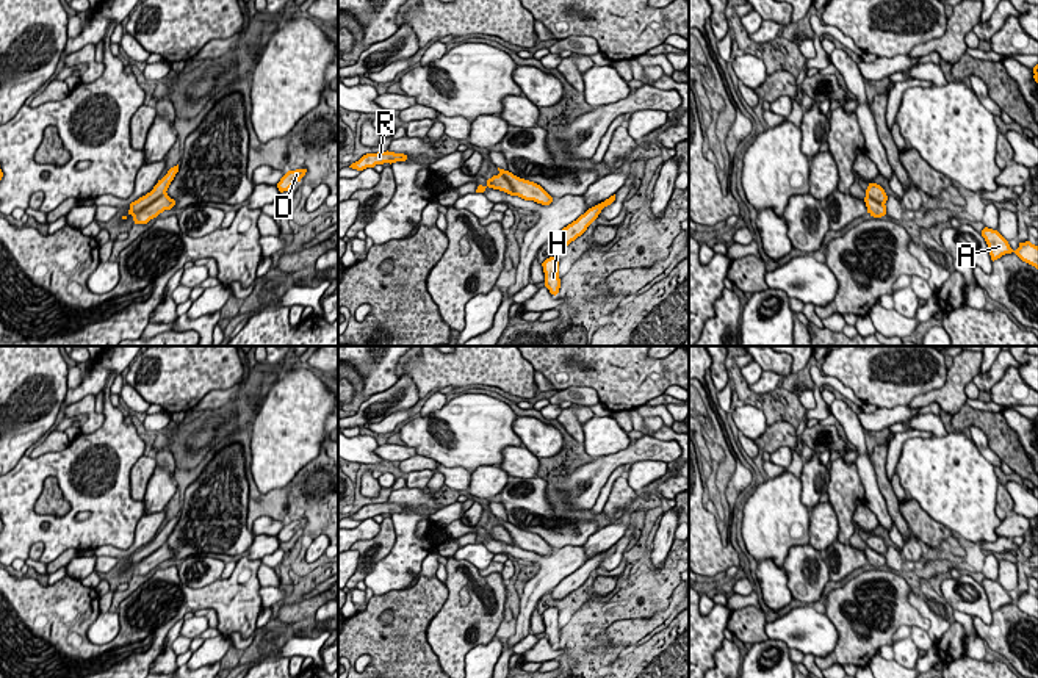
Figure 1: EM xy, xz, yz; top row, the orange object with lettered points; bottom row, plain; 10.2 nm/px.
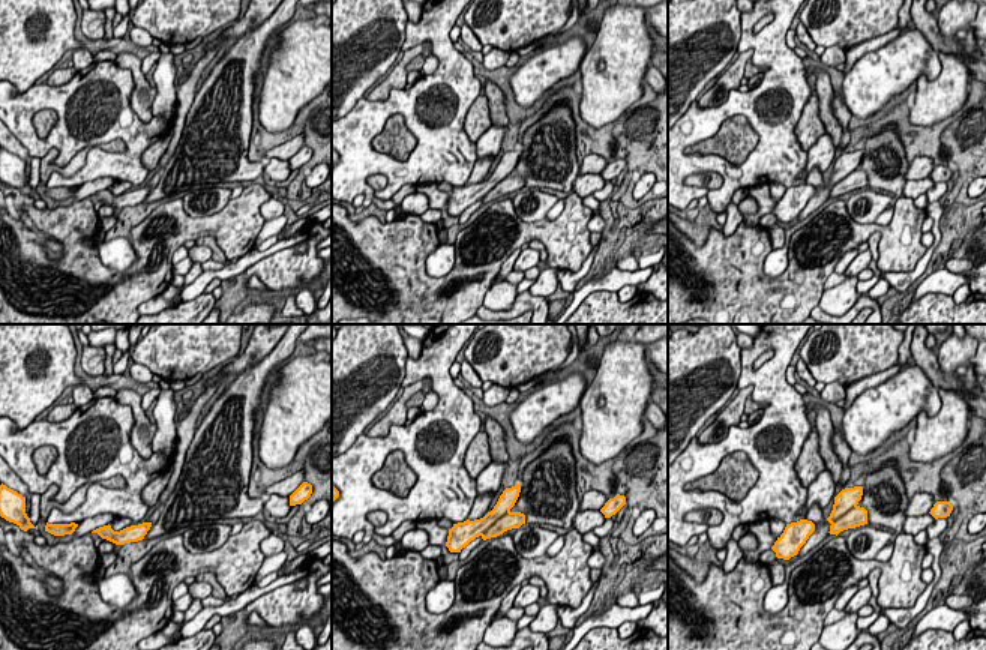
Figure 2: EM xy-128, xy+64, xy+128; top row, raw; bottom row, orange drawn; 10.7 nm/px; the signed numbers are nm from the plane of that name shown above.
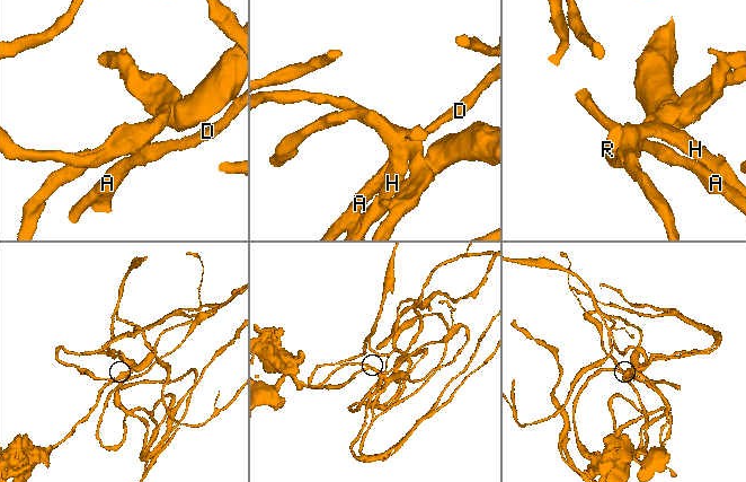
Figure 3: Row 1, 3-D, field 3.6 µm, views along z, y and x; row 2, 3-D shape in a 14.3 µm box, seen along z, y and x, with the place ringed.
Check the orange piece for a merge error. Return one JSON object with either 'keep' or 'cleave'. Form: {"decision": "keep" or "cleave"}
{"decision": "keep"}

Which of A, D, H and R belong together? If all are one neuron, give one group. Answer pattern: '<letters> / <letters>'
A D H R

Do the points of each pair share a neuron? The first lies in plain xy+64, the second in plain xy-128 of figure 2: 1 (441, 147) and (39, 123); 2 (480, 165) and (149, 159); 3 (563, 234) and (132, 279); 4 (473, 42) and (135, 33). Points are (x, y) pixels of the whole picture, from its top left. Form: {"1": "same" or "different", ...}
{"1": "different", "2": "same", "3": "same", "4": "same"}

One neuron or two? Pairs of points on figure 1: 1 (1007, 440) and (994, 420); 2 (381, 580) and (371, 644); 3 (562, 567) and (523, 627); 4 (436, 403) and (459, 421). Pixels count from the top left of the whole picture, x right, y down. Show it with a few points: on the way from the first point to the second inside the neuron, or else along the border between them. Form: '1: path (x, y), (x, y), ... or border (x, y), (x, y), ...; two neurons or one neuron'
1: path (1002, 436), (994, 425); one neuron
2: border (409, 586), (374, 595); two neurons
3: path (547, 578), (531, 594), (526, 611); one neuron
4: border (446, 403), (421, 417); two neurons

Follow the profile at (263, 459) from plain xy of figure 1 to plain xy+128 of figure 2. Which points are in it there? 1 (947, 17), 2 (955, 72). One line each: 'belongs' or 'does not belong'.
1: belongs
2: belongs

